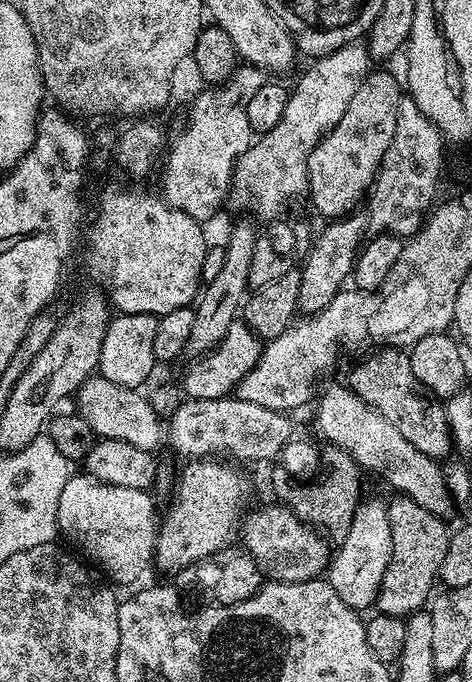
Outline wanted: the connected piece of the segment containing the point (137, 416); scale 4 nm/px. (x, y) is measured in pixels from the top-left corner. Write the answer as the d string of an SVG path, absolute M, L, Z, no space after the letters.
M93 374L74 393L75 400L75 411L90 422L90 430L94 430L97 437L131 442L133 446L142 446L142 450L150 453L155 453L156 447L164 440L165 421L154 411L147 395L135 388L118 386L118 382L110 382L110 378Z

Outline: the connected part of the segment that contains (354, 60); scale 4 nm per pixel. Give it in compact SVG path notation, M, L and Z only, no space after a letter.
M353 42L334 50L325 56L315 57L312 64L300 76L296 89L291 89L286 110L282 110L282 122L274 126L274 130L263 133L246 149L236 162L236 169L232 172L232 187L228 189L228 200L236 208L245 208L257 221L272 222L280 216L300 195L308 192L308 159L318 146L318 142L342 119L346 114L346 106L350 106L350 98L358 90L360 81L370 71L370 57L367 47L363 43Z

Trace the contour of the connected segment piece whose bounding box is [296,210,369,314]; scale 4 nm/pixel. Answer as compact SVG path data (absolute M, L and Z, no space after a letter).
M360 210L353 211L346 216L329 219L325 224L328 225L317 236L315 233L314 239L307 249L308 257L306 257L306 252L298 268L300 281L298 282L296 307L304 314L320 312L326 306L330 306L334 294L344 291L349 283L352 267L356 265L356 257L359 256L360 249L365 243L364 232L366 233L369 229L367 215Z

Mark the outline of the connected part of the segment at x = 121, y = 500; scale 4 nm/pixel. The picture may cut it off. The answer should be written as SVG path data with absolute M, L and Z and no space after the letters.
M73 474L66 490L62 490L62 498L58 498L59 535L73 540L109 576L109 581L135 585L144 567L153 563L156 550L158 514L152 506L153 497L148 495L145 490L103 484L87 474Z

